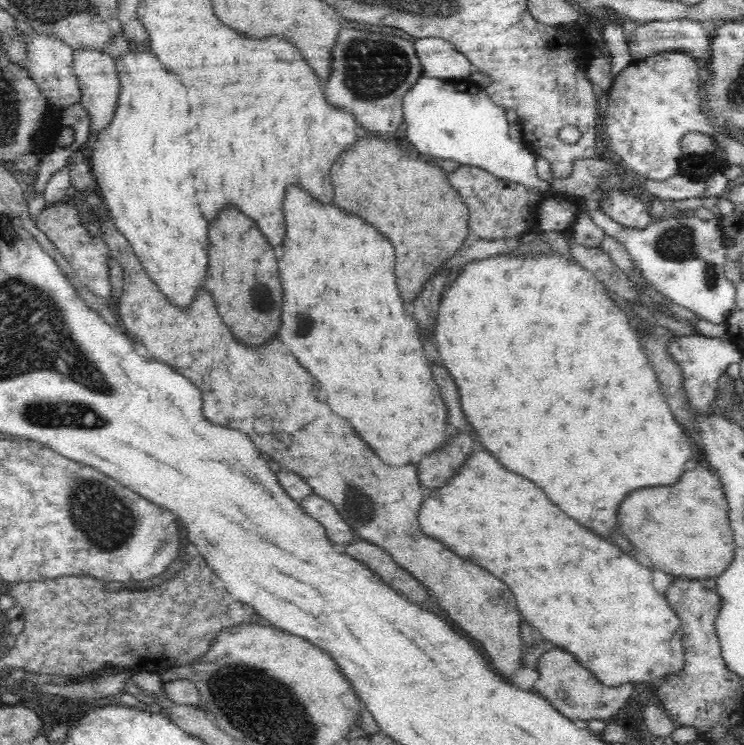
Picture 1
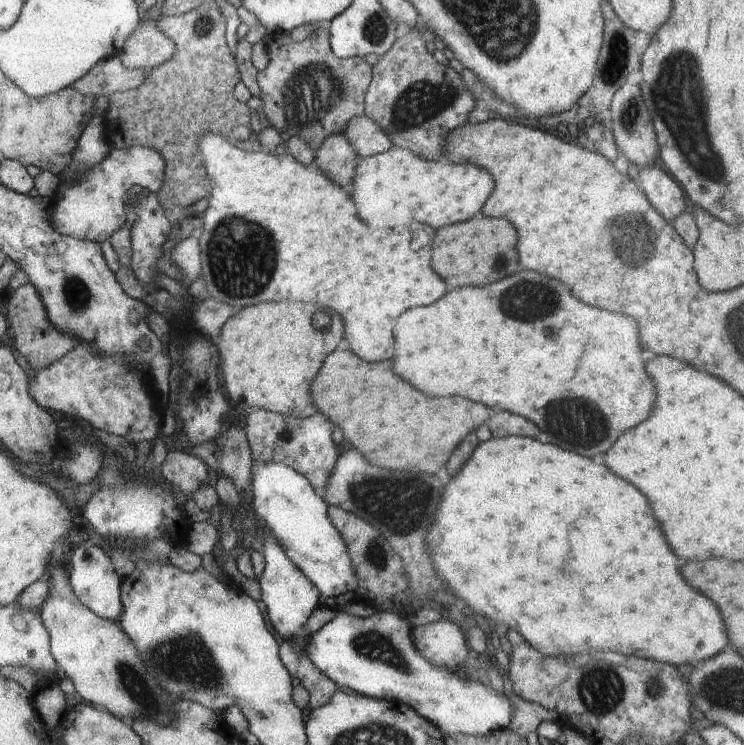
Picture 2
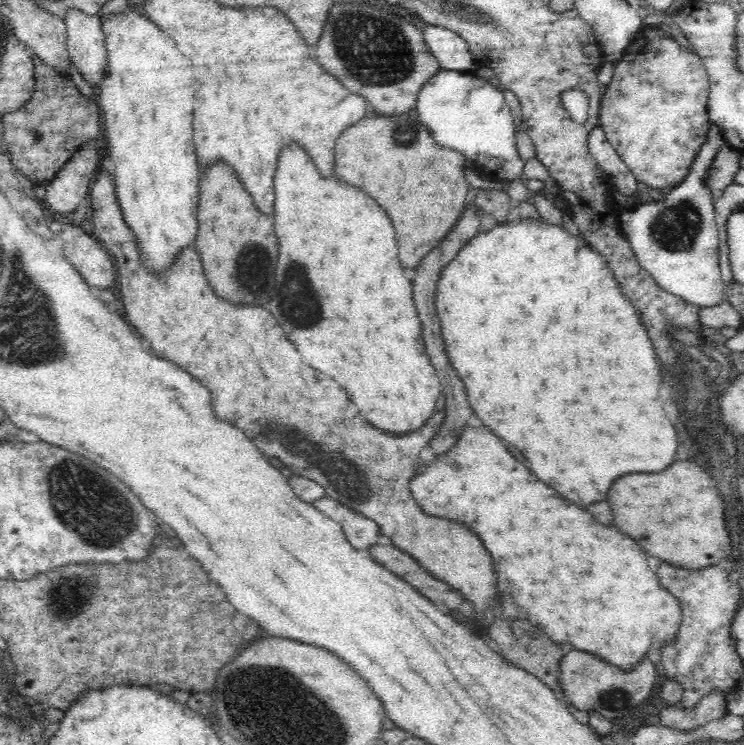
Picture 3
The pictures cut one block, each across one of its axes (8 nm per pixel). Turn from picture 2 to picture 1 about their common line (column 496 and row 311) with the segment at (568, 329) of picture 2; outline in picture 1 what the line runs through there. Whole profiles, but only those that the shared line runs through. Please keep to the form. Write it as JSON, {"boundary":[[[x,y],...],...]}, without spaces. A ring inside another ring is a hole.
{"boundary":[[[292,184],[286,188],[286,198],[284,198],[284,214],[286,214],[286,238],[284,238],[284,254],[280,258],[280,278],[282,278],[282,288],[284,288],[284,302],[282,302],[282,326],[280,326],[280,340],[290,348],[290,352],[298,358],[298,362],[324,386],[328,394],[328,404],[332,410],[356,428],[356,432],[370,444],[370,448],[380,454],[380,458],[386,464],[394,466],[404,466],[406,462],[420,462],[422,456],[432,452],[434,448],[440,448],[448,434],[444,432],[448,428],[446,424],[446,414],[448,410],[444,408],[442,396],[438,394],[438,384],[432,378],[432,370],[428,366],[428,360],[424,358],[424,348],[420,342],[420,336],[414,336],[418,332],[416,324],[412,322],[412,316],[404,310],[404,300],[396,288],[396,276],[394,276],[394,246],[372,226],[366,224],[366,220],[360,220],[356,214],[346,214],[342,208],[336,204],[316,202],[302,186]]]}

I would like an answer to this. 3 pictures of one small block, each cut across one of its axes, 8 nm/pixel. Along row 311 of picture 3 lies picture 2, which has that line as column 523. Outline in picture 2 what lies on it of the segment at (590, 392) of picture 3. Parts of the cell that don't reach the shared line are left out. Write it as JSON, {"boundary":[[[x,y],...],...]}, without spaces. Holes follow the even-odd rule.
{"boundary":[[[507,436],[504,438],[490,438],[479,442],[474,448],[472,458],[466,462],[466,466],[446,484],[444,500],[440,504],[438,520],[432,524],[432,530],[428,532],[428,552],[432,552],[434,570],[438,578],[442,580],[443,589],[449,589],[457,598],[459,604],[463,603],[463,609],[469,614],[482,616],[493,620],[496,624],[504,622],[510,628],[520,630],[524,634],[528,644],[532,645],[540,654],[548,656],[560,656],[560,654],[580,654],[582,648],[590,650],[618,650],[628,656],[640,656],[650,660],[664,662],[680,668],[680,664],[698,664],[704,662],[716,654],[720,654],[728,646],[728,634],[726,624],[722,620],[722,614],[718,606],[700,594],[698,590],[690,588],[678,566],[678,556],[668,546],[660,524],[646,500],[646,496],[634,488],[632,484],[624,482],[622,478],[614,476],[606,466],[596,464],[590,458],[584,458],[576,452],[562,450],[554,444],[542,444],[537,438],[523,436]]]}

